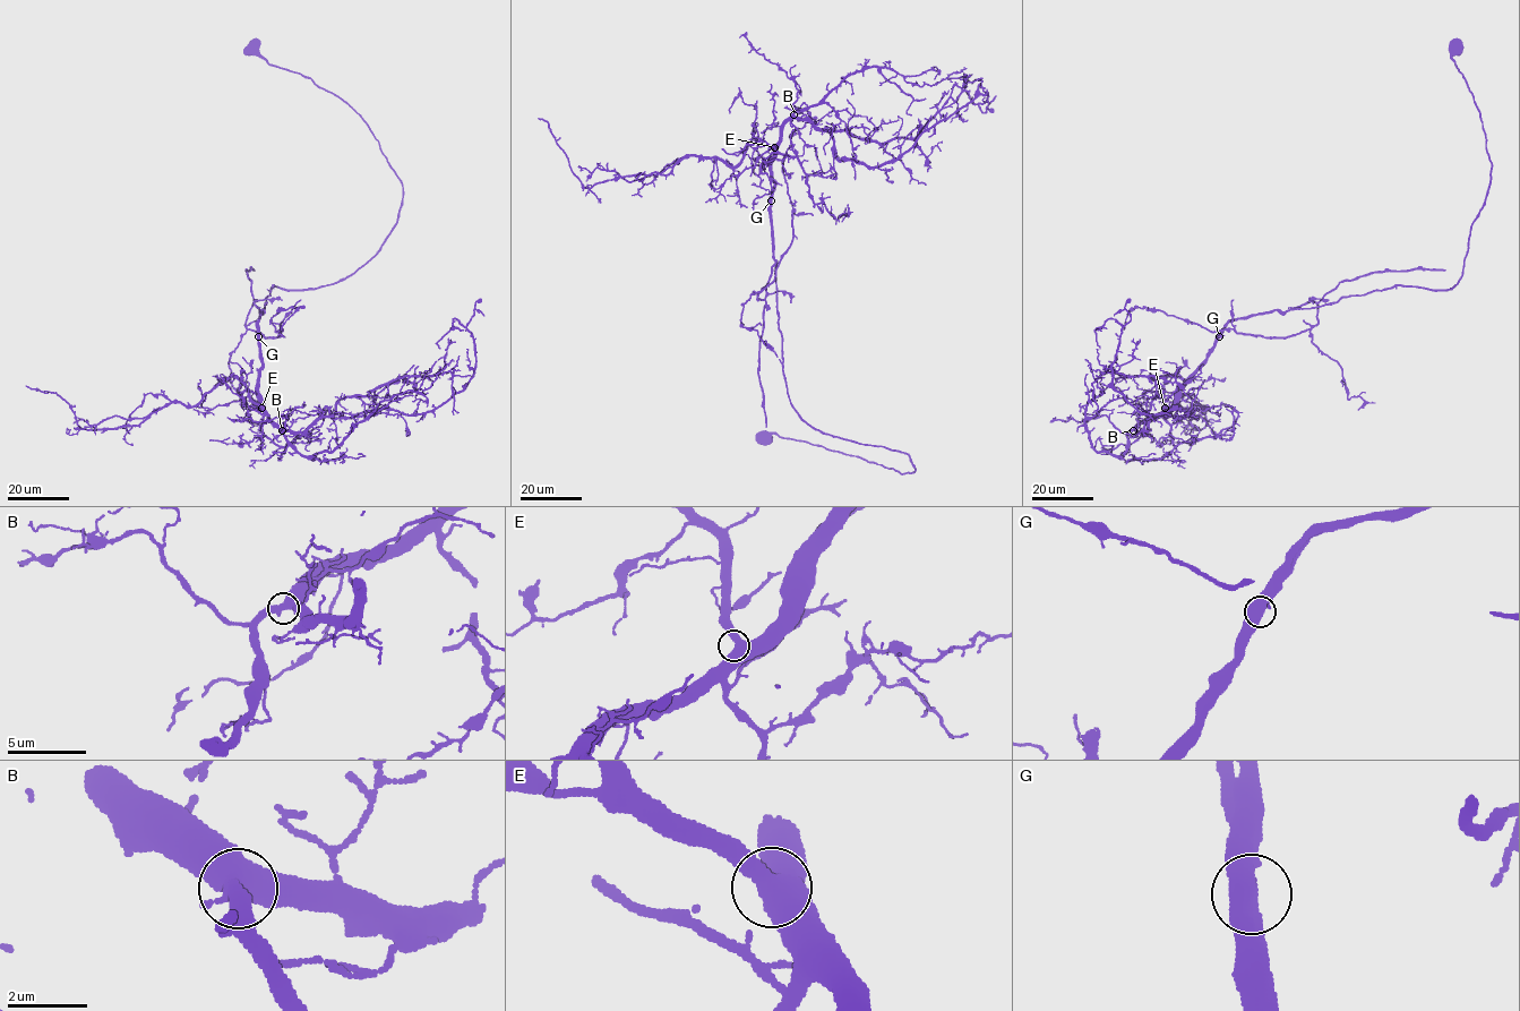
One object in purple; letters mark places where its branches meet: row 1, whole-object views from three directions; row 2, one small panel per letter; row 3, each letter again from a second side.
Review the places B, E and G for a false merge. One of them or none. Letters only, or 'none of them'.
none of them

